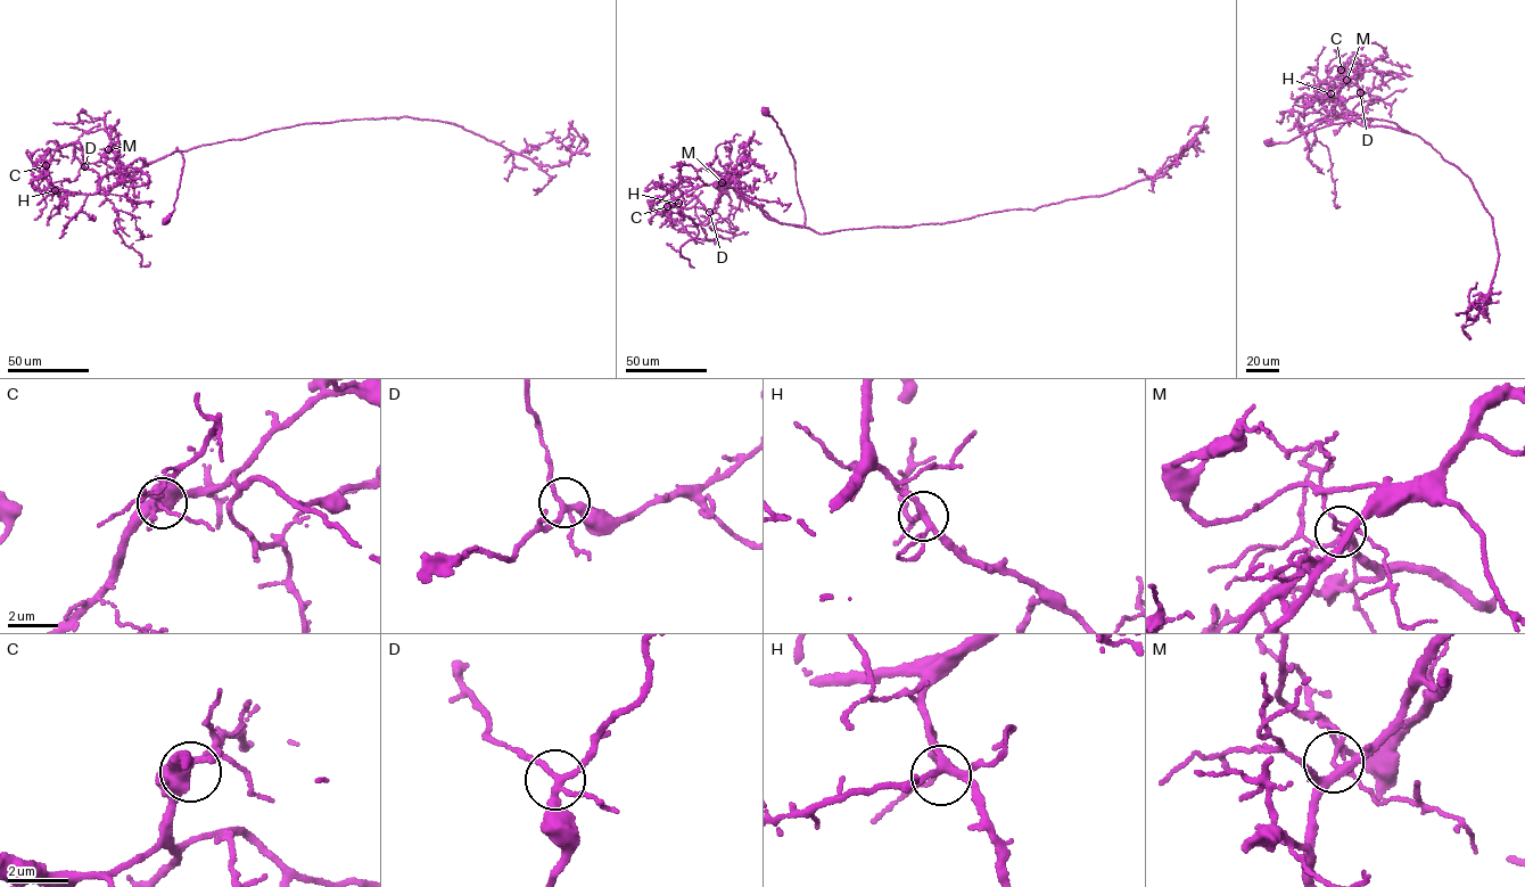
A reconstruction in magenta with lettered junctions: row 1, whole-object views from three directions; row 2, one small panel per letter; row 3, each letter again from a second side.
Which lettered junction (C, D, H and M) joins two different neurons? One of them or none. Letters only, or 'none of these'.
M

